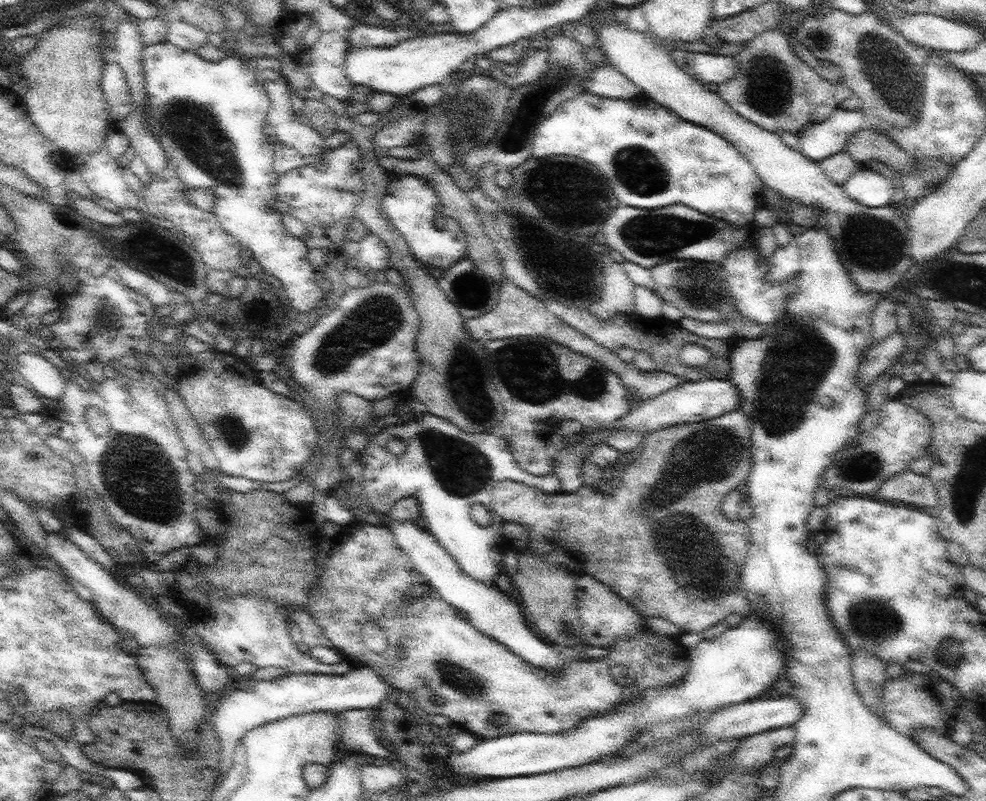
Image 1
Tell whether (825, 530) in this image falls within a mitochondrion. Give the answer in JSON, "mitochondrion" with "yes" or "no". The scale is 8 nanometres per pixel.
{"mitochondrion":"no"}

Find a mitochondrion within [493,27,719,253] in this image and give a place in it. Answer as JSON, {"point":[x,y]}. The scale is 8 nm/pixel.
{"point":[565,74]}

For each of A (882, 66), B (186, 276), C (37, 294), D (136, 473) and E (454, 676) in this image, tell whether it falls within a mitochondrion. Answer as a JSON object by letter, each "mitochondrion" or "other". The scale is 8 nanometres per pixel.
{"A":"mitochondrion","B":"mitochondrion","C":"other","D":"mitochondrion","E":"mitochondrion"}

